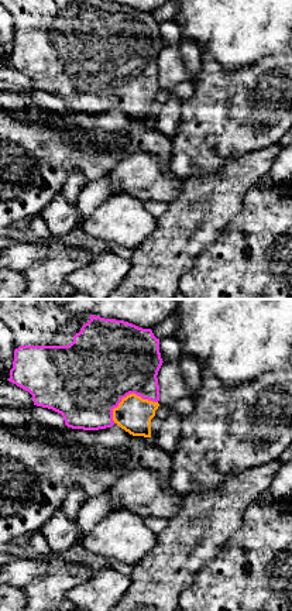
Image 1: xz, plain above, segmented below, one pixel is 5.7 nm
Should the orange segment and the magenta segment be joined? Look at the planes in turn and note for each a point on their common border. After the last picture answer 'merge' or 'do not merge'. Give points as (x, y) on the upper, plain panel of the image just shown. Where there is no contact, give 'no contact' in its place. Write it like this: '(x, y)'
(130, 78)

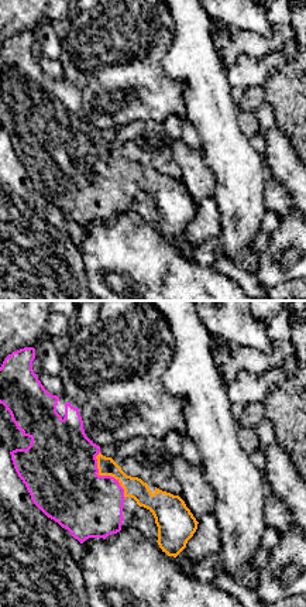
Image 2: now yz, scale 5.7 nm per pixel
(105, 158)

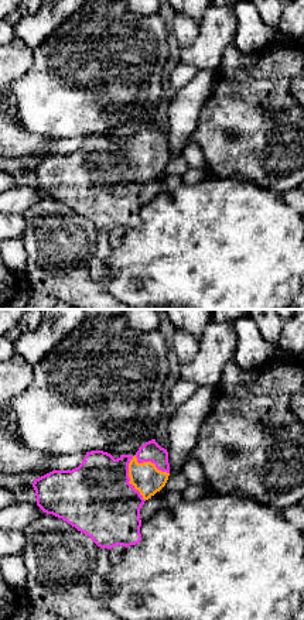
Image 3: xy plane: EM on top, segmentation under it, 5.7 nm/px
(129, 160)

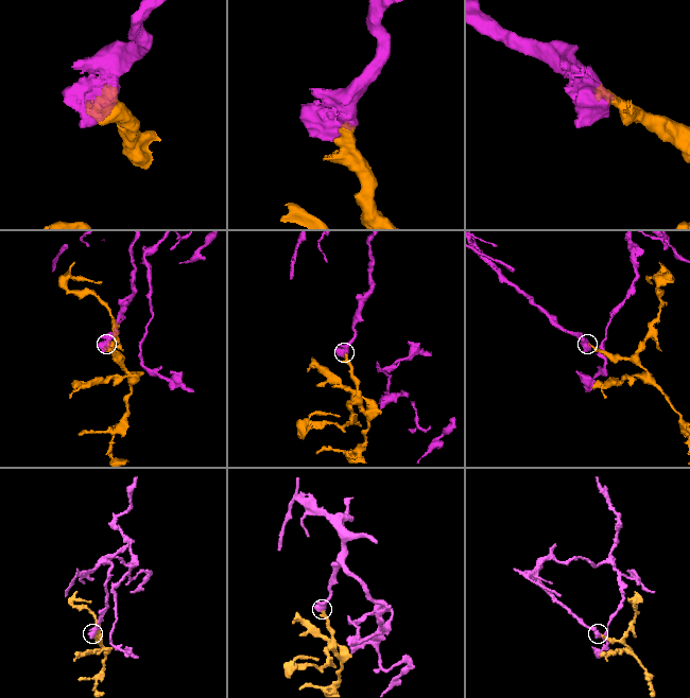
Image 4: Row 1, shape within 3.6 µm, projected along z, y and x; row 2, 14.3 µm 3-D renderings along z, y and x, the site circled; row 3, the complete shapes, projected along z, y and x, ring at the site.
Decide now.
merge

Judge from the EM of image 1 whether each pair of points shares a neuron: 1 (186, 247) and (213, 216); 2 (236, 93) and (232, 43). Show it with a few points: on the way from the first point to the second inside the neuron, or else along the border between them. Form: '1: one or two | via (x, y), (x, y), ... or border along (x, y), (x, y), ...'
1: one | via (192, 240), (206, 223)
2: two | border along (205, 54), (229, 71), (247, 68), (265, 57)

